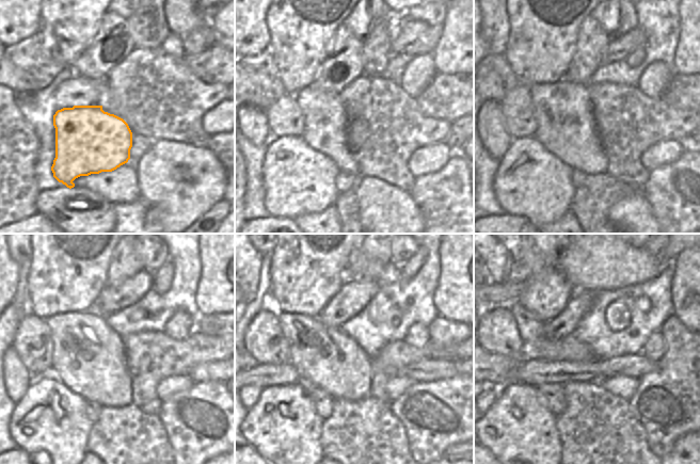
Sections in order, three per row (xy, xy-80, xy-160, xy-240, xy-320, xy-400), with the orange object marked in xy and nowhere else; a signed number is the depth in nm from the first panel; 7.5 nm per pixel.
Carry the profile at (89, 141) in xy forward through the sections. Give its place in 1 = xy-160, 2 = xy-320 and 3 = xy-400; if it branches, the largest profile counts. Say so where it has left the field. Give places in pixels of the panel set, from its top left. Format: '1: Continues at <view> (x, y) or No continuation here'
1: Continues at xy-160 (530, 181)
2: Continues at xy-320 (283, 426)
3: Continues at xy-400 (519, 429)

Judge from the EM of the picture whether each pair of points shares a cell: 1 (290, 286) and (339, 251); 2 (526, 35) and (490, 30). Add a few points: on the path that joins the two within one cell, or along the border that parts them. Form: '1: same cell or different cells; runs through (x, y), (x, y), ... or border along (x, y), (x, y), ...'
1: same cell; runs through (302, 276), (328, 253)
2: different cells; border along (507, 11), (509, 33), (506, 50), (503, 53)

